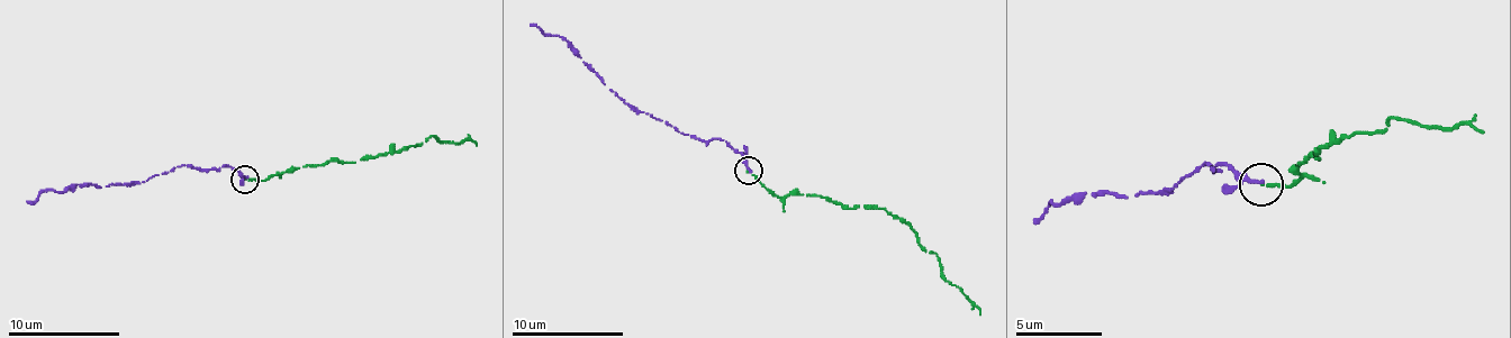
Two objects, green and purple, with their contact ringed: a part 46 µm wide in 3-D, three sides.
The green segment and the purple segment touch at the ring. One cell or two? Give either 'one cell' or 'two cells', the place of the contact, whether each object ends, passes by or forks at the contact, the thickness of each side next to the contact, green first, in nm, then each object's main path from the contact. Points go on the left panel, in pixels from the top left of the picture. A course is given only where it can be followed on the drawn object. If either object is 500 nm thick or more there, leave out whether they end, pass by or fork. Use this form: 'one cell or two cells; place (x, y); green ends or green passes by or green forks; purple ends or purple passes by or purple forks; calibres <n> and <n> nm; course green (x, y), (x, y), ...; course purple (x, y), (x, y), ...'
one cell; place (244, 179); green ends; purple ends; calibres 190 and 280 nm; course green (244, 180), (397, 152), (434, 135), (476, 146); course purple (244, 176), (229, 165), (177, 165), (132, 182), (43, 191), (34, 202), (26, 202)

